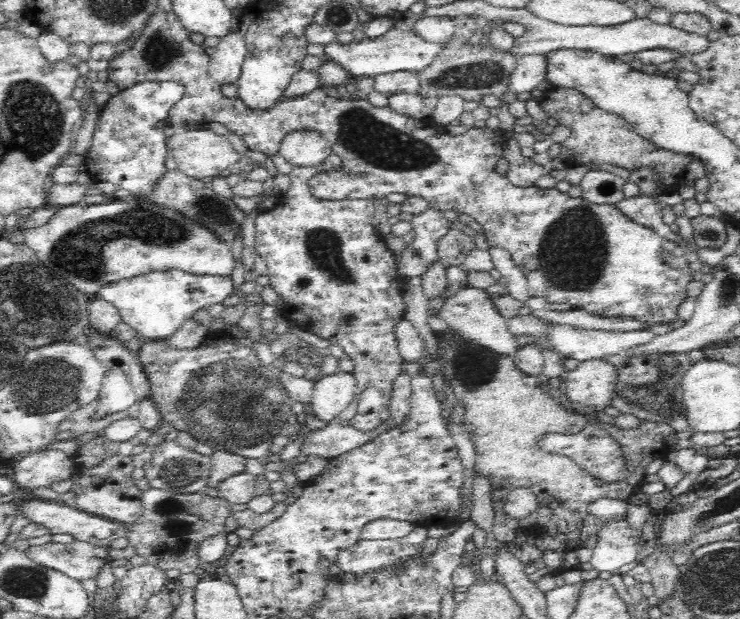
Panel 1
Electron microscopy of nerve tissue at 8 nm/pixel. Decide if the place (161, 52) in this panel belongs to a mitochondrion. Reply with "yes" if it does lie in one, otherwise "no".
yes

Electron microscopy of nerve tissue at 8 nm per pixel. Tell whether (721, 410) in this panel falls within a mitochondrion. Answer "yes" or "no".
no

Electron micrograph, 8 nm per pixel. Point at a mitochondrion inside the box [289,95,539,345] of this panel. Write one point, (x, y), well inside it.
(362, 134)

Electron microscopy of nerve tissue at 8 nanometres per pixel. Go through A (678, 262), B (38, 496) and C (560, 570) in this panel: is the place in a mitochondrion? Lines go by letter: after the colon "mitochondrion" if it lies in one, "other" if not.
A: other
B: other
C: other

